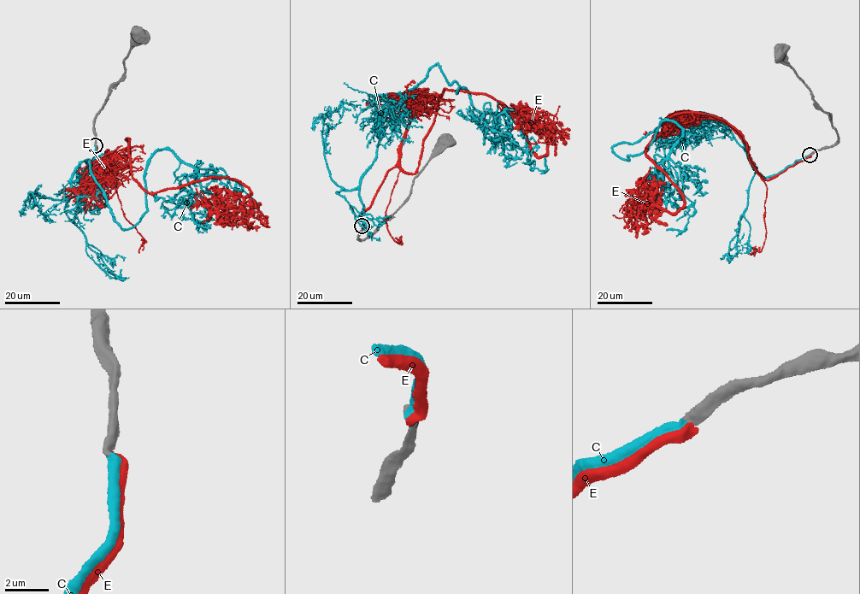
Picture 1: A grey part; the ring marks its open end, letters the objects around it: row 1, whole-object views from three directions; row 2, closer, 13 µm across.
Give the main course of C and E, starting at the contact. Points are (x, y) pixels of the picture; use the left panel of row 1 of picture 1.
C: (95, 144), (85, 192), (89, 161), (126, 229), (146, 211), (157, 149), (235, 179), (250, 213)
E: (95, 144), (100, 190), (105, 151), (128, 147), (145, 191), (226, 176), (250, 193), (189, 208)

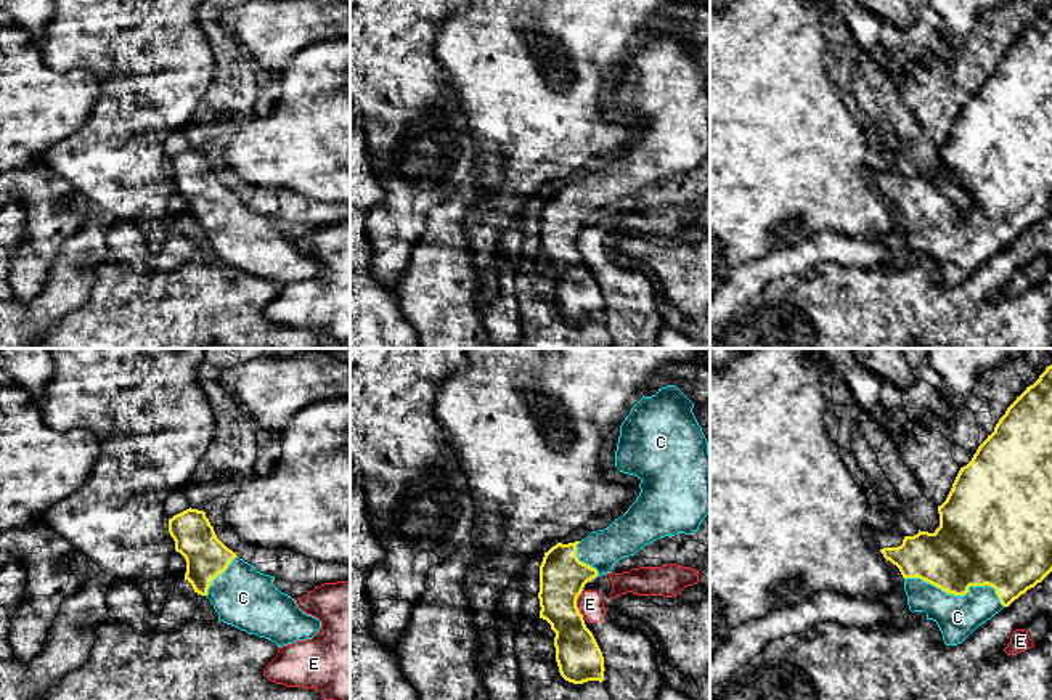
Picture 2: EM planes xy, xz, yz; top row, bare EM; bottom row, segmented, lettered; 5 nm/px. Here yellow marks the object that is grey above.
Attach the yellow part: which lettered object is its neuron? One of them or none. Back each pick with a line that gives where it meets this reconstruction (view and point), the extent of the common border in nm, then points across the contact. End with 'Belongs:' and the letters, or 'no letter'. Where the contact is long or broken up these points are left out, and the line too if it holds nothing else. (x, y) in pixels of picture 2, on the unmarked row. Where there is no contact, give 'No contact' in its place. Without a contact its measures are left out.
C: Touches yellow at yz (959, 235). Shared border 500 nm
Belongs: C

